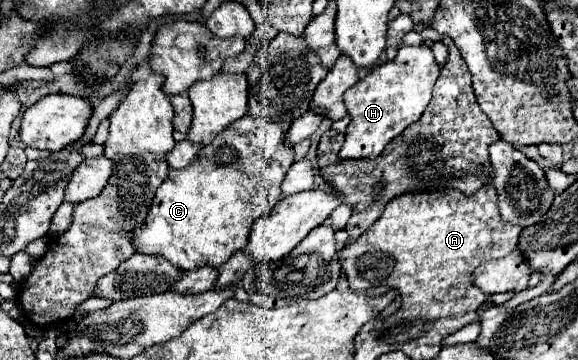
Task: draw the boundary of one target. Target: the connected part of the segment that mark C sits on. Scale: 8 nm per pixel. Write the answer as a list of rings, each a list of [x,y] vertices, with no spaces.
[[[242,117],[226,127],[216,139],[202,147],[196,161],[186,169],[170,169],[164,183],[158,187],[144,225],[132,229],[132,243],[138,253],[166,257],[178,269],[200,269],[224,265],[230,255],[240,251],[248,241],[248,231],[254,219],[270,213],[282,199],[280,183],[294,161],[294,149],[284,147],[286,123],[272,123],[262,117]]]

